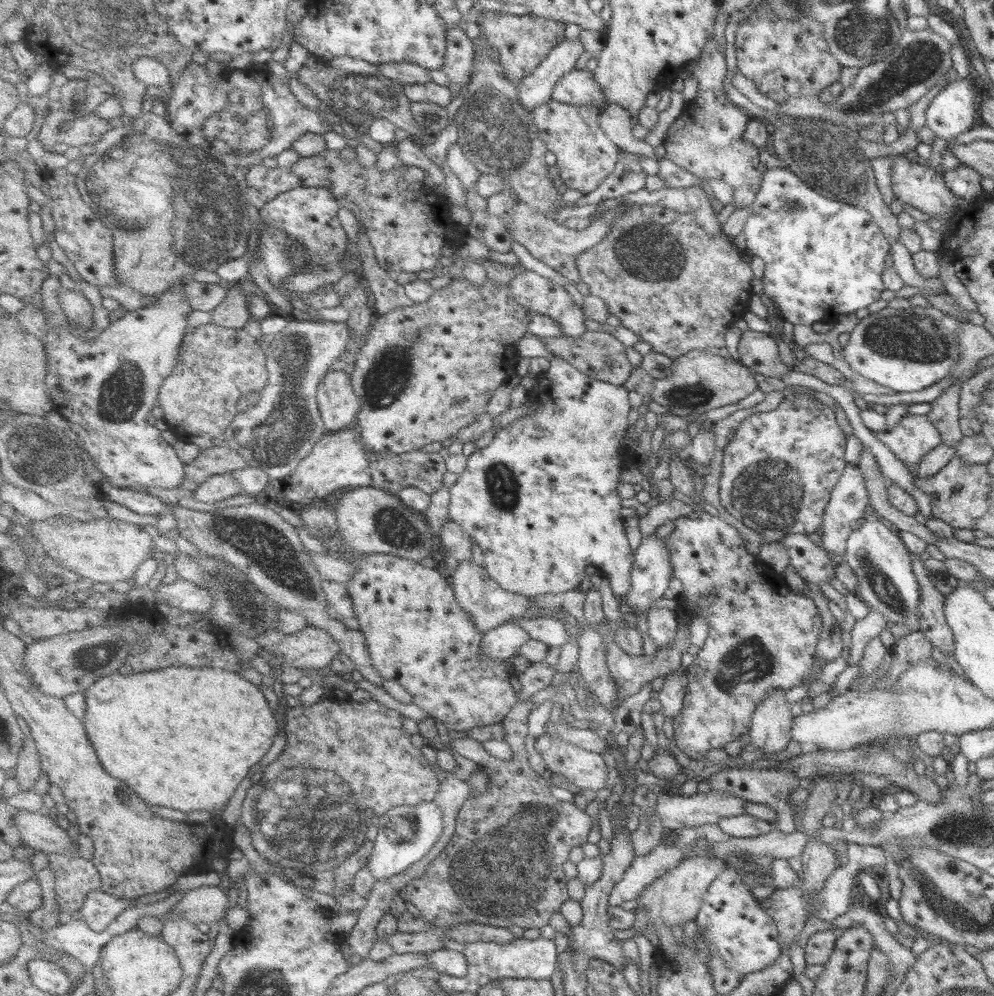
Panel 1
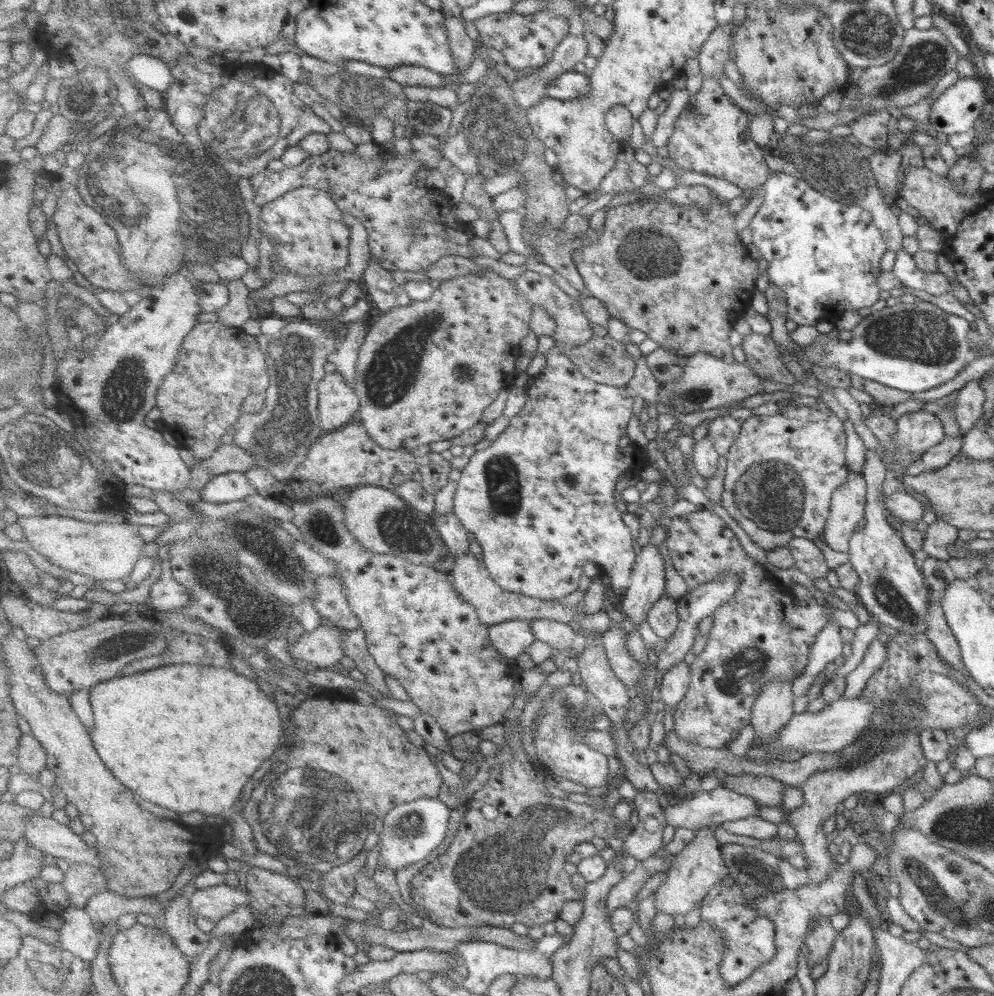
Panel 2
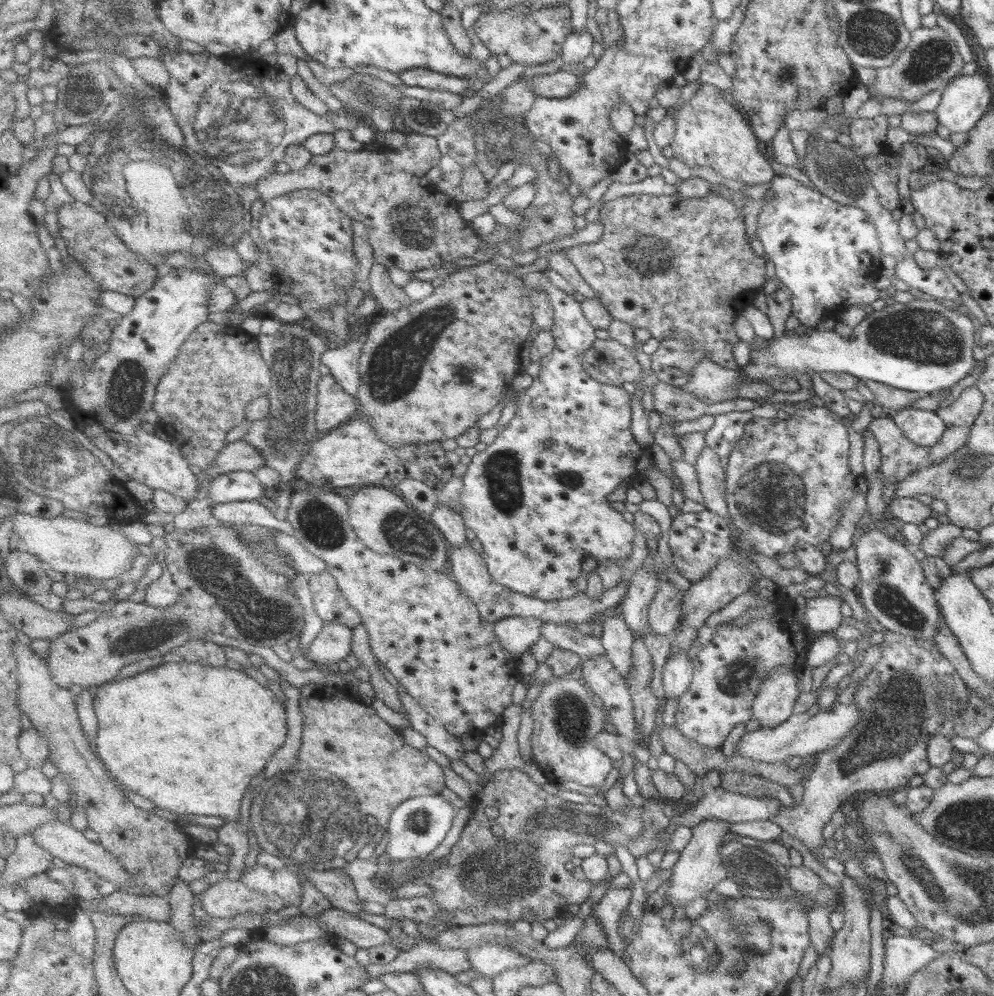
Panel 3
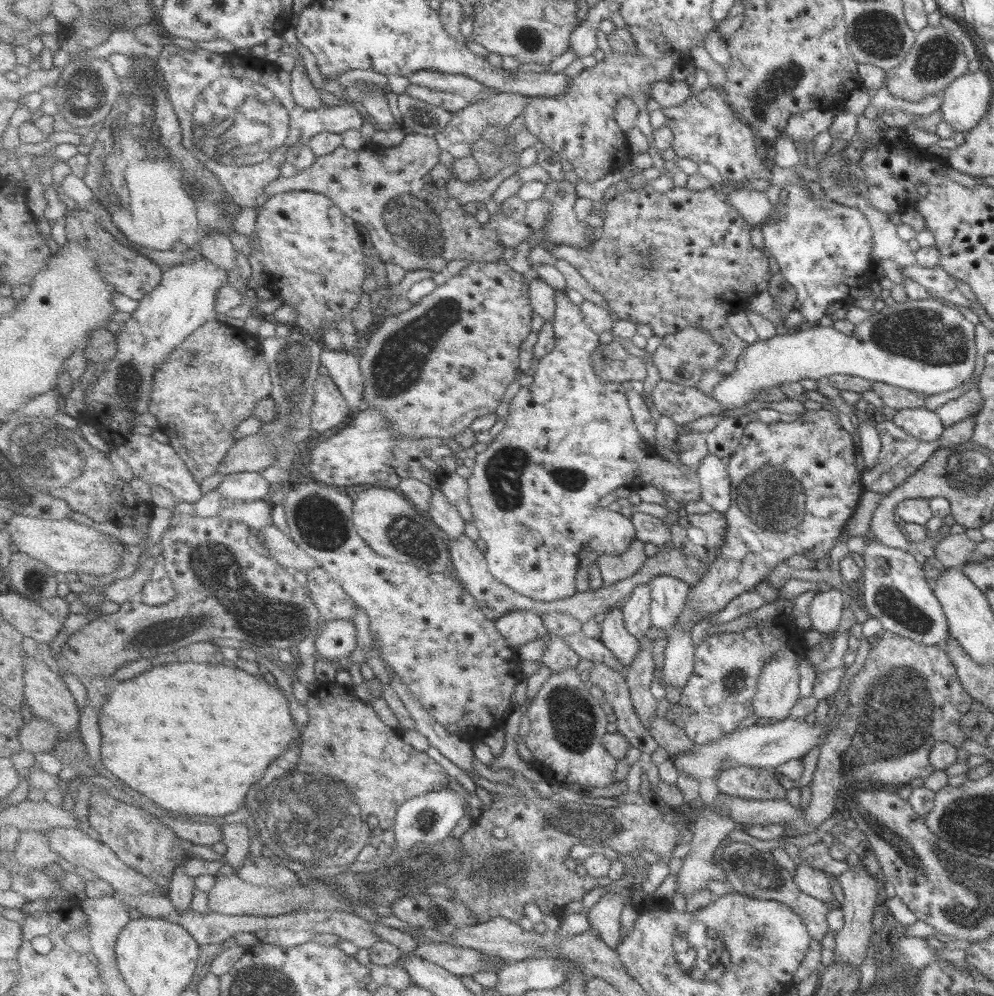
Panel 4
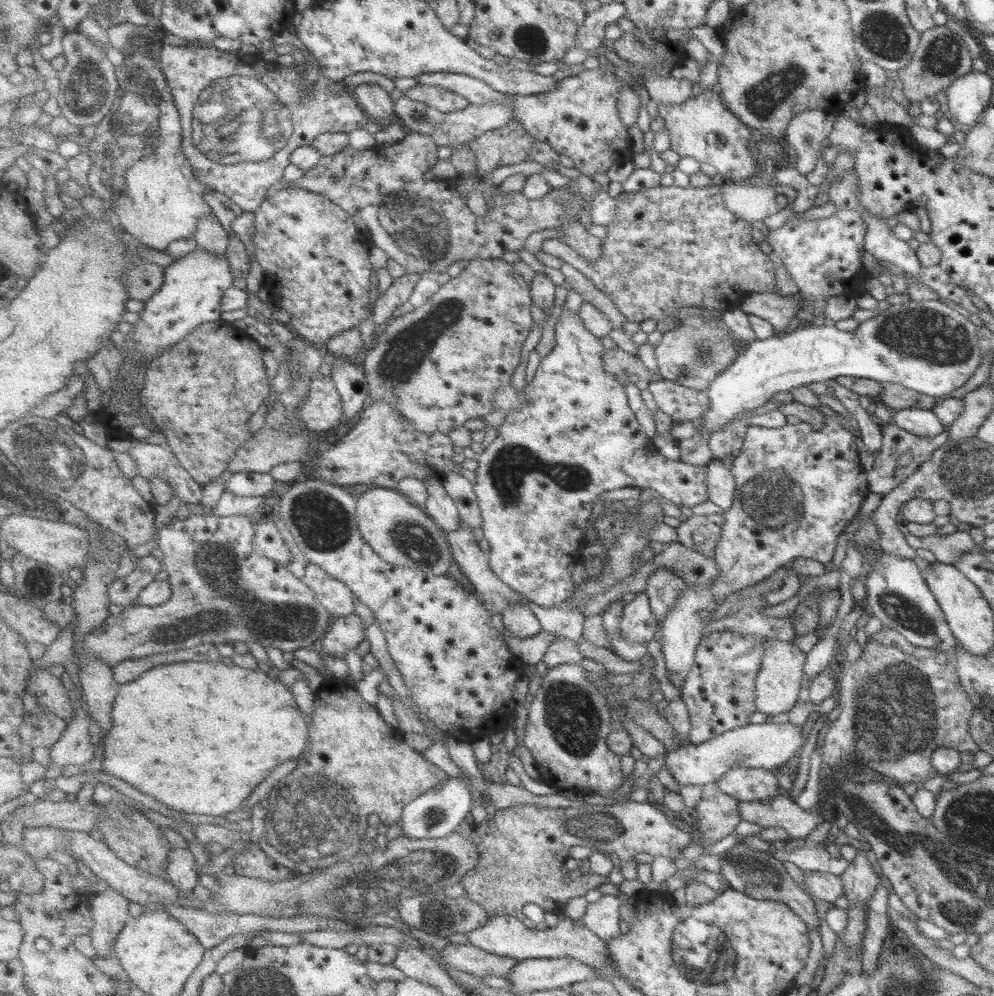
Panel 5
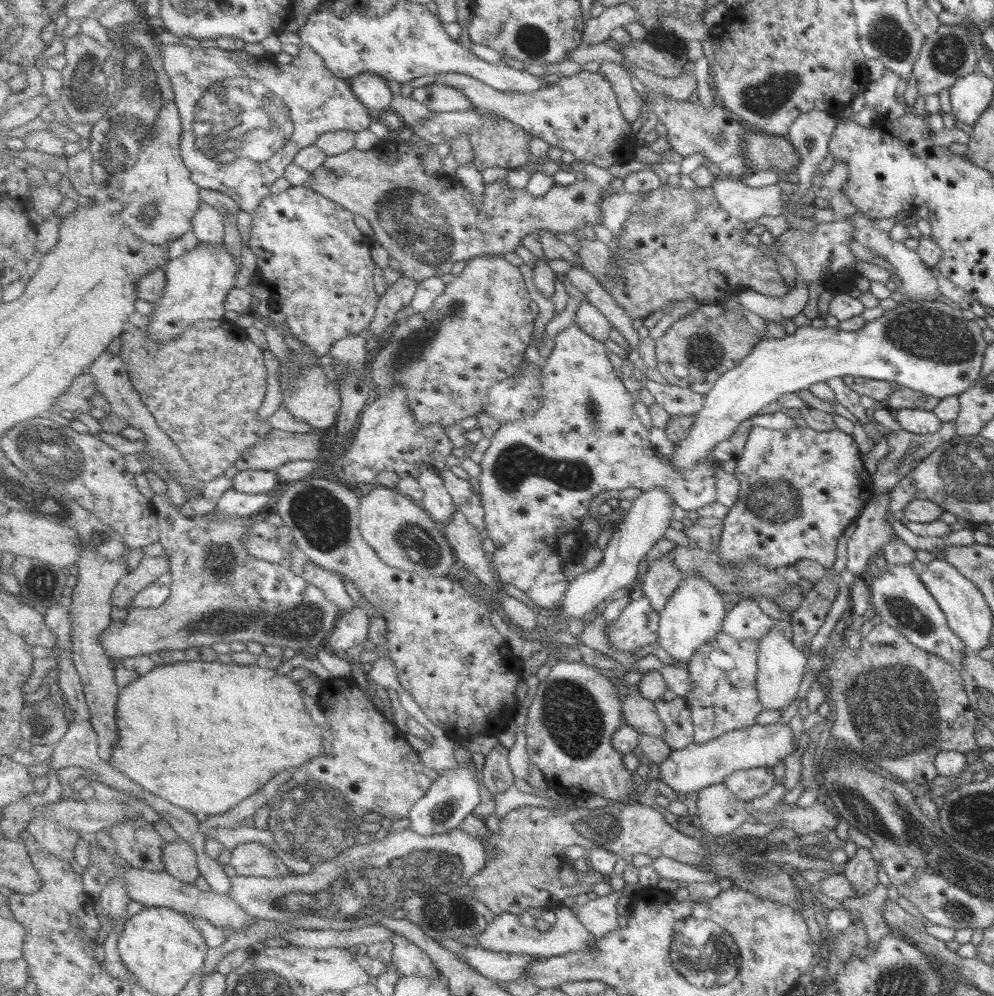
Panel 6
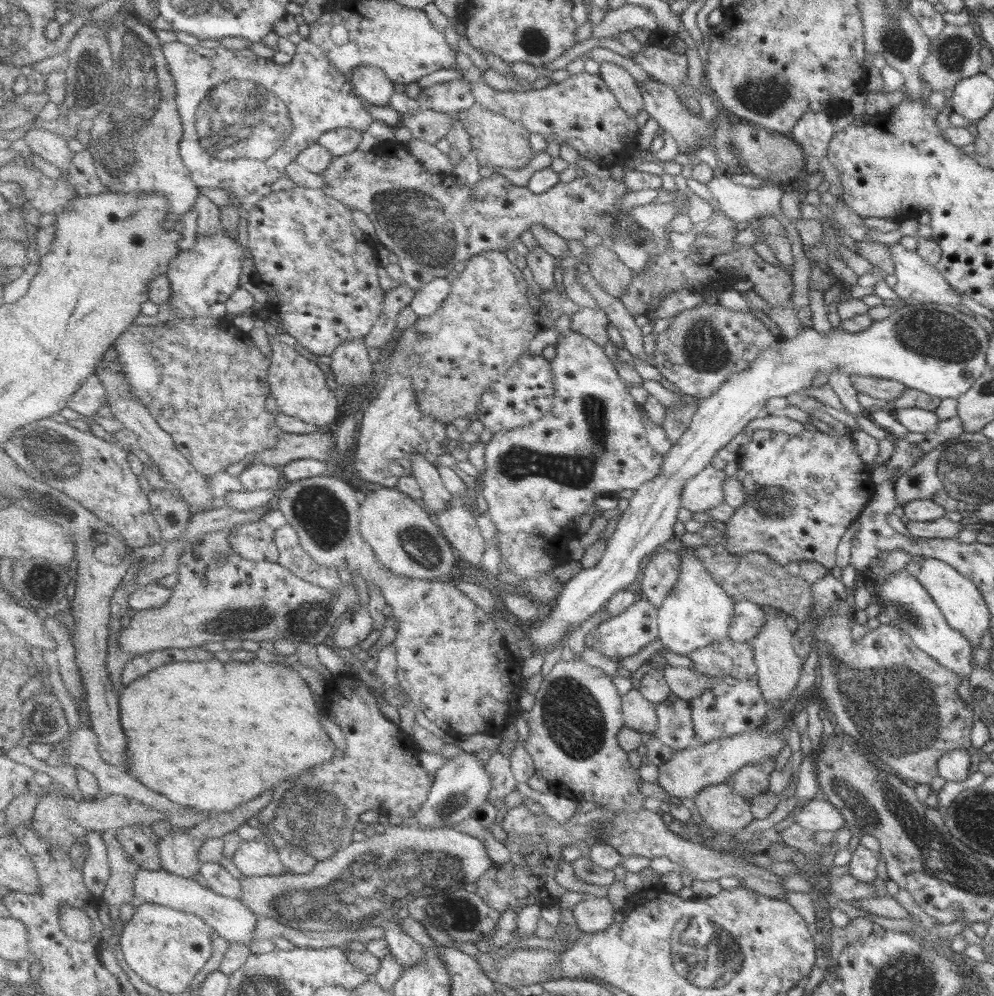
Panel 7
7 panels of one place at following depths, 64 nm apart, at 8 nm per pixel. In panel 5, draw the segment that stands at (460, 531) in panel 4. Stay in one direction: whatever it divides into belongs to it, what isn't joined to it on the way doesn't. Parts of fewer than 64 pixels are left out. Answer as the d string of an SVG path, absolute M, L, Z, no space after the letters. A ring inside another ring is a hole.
M430 477L426 483L430 493L426 506L427 514L439 522L448 532L458 530L464 525L461 510L445 487L443 480Z

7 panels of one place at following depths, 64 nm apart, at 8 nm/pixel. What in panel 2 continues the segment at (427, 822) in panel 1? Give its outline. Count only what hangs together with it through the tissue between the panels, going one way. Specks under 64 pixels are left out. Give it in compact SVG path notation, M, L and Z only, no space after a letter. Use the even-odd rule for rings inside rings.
M421 798L419 801L409 802L392 810L385 818L383 834L380 837L381 851L379 863L386 866L378 865L377 868L386 868L395 874L399 870L410 866L410 864L426 860L434 850L444 844L444 840L446 840L446 836L450 832L450 816L452 816L452 809L438 798Z

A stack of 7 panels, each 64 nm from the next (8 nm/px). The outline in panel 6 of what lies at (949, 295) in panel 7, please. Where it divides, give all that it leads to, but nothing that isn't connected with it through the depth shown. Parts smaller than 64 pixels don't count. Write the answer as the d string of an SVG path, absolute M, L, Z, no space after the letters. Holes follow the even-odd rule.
M844 190L834 191L831 195L832 199L829 204L832 206L834 215L837 218L849 216L849 220L851 220L855 228L853 235L856 241L871 250L876 256L886 259L886 262L890 263L896 269L895 273L900 278L900 283L896 290L909 300L935 300L937 296L941 295L939 284L936 282L933 272L928 270L928 267L922 263L922 260L920 260L914 250L908 250L903 242L893 240L888 231L882 231L873 227L874 219L862 214L859 208L850 203L850 199L844 195Z

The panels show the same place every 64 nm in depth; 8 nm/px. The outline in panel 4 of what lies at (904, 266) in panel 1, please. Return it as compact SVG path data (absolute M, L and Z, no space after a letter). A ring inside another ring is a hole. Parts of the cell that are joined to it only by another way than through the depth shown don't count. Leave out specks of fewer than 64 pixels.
M914 264L900 269L914 282L920 284L922 288L926 288L932 299L944 300L944 302L950 302L950 304L955 303L956 306L962 306L962 308L971 308L970 301L956 287L955 279L941 266L924 268Z

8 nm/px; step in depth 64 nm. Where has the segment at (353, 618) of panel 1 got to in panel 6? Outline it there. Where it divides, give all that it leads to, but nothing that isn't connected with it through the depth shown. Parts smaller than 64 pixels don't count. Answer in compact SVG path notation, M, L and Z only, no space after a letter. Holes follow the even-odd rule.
M310 560L306 563L302 575L306 577L310 584L322 588L324 594L340 608L340 612L344 615L353 612L357 608L357 603L350 595L345 579L340 573L328 570Z

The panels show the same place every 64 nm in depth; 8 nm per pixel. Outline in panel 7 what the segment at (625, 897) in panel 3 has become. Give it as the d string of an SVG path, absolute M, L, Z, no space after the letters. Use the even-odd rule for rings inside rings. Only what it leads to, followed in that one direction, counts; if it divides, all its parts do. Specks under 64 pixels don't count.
M604 893L578 903L574 911L579 926L586 933L604 932L616 923L614 904Z

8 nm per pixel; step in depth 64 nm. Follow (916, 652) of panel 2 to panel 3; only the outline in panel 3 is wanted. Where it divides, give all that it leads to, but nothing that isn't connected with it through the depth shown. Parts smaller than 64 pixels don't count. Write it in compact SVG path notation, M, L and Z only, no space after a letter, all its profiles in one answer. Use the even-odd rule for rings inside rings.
M881 629L881 633L884 635L884 642L879 644L882 658L876 664L876 668L855 688L854 700L852 700L861 710L863 721L858 722L840 744L817 754L815 766L804 783L802 803L779 810L779 813L770 820L778 824L790 836L799 838L822 864L827 853L823 828L848 797L852 798L853 794L862 791L892 793L899 790L900 786L908 785L913 776L918 776L918 774L928 776L931 764L927 759L926 743L930 739L930 734L936 734L942 729L946 738L955 736L954 723L950 718L942 718L935 703L941 690L947 690L959 702L968 700L969 692L966 684L962 682L952 664L940 654L934 642L911 638L887 629Z

